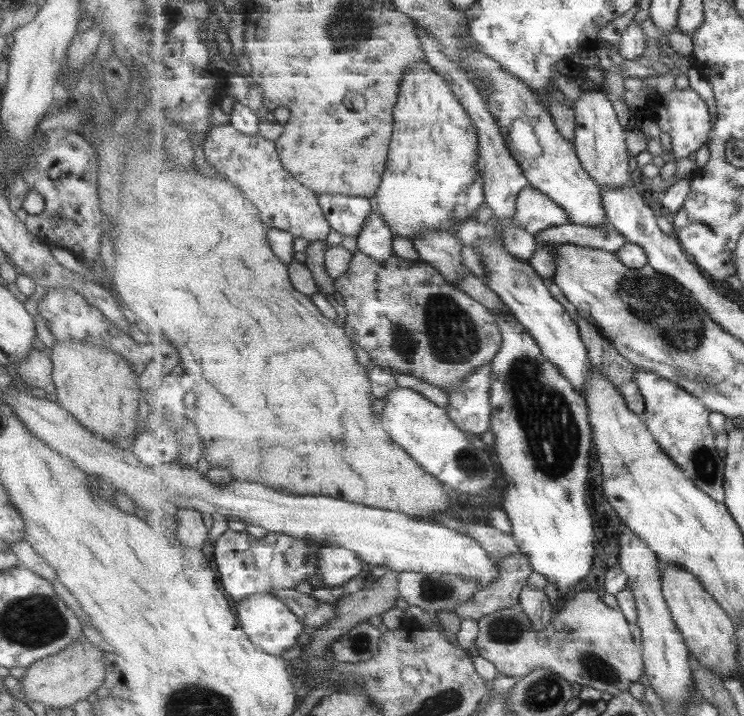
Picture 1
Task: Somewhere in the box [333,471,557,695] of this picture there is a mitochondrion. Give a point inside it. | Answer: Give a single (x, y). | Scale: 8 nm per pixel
(505, 628)

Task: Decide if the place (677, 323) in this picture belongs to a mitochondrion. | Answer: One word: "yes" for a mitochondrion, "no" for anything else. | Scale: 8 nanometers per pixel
yes

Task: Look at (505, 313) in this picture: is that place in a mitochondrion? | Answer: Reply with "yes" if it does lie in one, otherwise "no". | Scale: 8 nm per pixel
no

